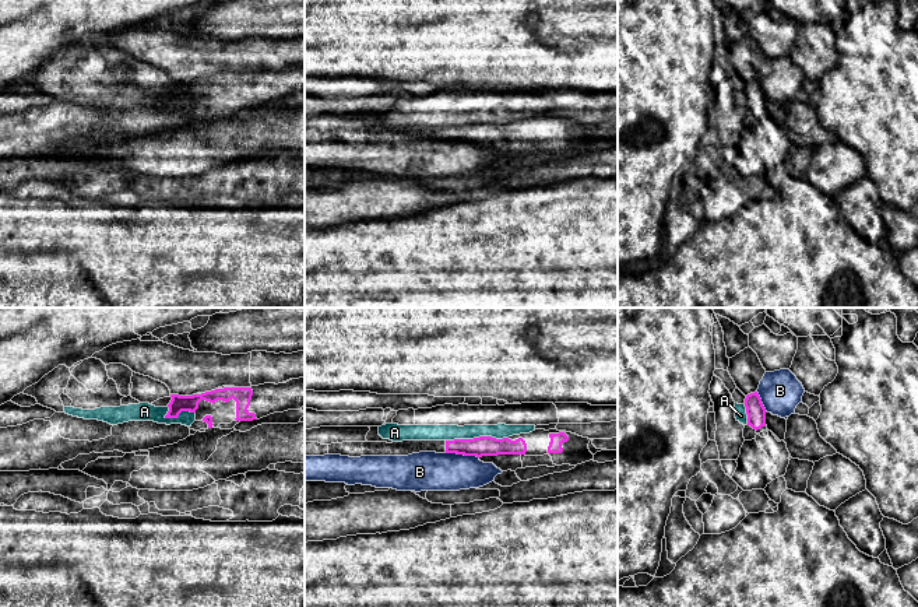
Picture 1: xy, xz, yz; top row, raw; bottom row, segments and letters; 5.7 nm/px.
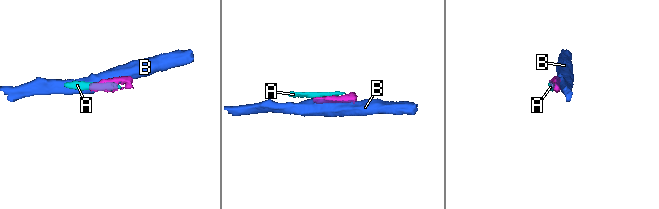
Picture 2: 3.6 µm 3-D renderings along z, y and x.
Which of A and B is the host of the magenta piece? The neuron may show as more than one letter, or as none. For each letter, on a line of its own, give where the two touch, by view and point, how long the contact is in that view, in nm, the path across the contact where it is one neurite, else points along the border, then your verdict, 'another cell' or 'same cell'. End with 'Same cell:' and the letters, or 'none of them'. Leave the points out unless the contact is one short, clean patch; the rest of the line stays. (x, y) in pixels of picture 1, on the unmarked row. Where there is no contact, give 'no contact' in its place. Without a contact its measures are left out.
A: xz (477, 125) | 360 nm | along xz (507, 123), (474, 123), (446, 127) | another cell
B: xz (463, 140) | 190 nm | another cell
Same cell: none of them

